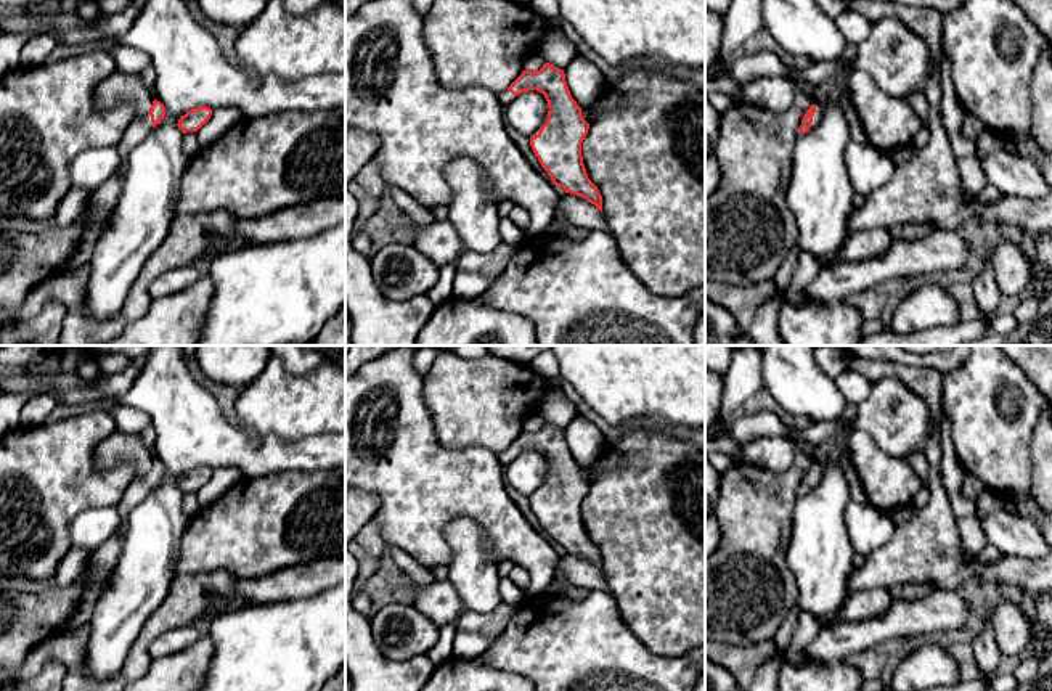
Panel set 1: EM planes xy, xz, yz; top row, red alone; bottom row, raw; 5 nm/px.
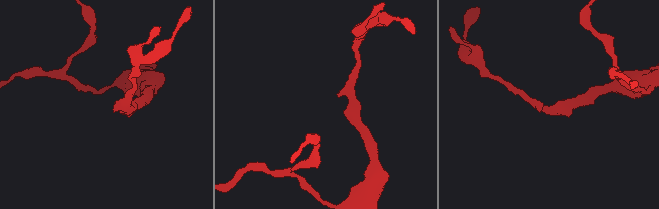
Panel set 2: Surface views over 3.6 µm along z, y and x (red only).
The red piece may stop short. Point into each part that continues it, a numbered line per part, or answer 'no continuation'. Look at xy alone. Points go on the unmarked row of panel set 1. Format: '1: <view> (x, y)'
1: xy (103, 558)

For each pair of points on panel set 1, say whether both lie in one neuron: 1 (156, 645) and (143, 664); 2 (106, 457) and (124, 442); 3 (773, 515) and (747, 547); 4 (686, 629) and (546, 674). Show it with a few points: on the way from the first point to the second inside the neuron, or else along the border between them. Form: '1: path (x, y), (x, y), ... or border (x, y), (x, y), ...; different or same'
1: border (175, 629), (159, 633), (150, 643), (150, 658); different
2: path (111, 452), (119, 447); same
3: path (765, 523), (755, 532), (755, 539); same
4: border (619, 613), (625, 625), (651, 651), (676, 658); different

